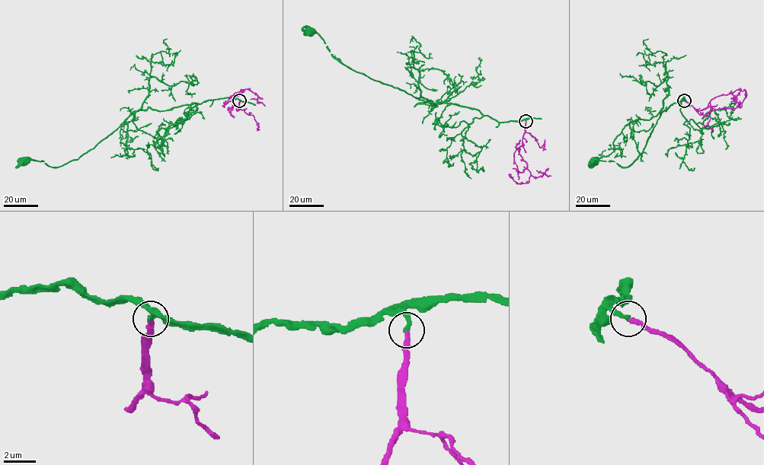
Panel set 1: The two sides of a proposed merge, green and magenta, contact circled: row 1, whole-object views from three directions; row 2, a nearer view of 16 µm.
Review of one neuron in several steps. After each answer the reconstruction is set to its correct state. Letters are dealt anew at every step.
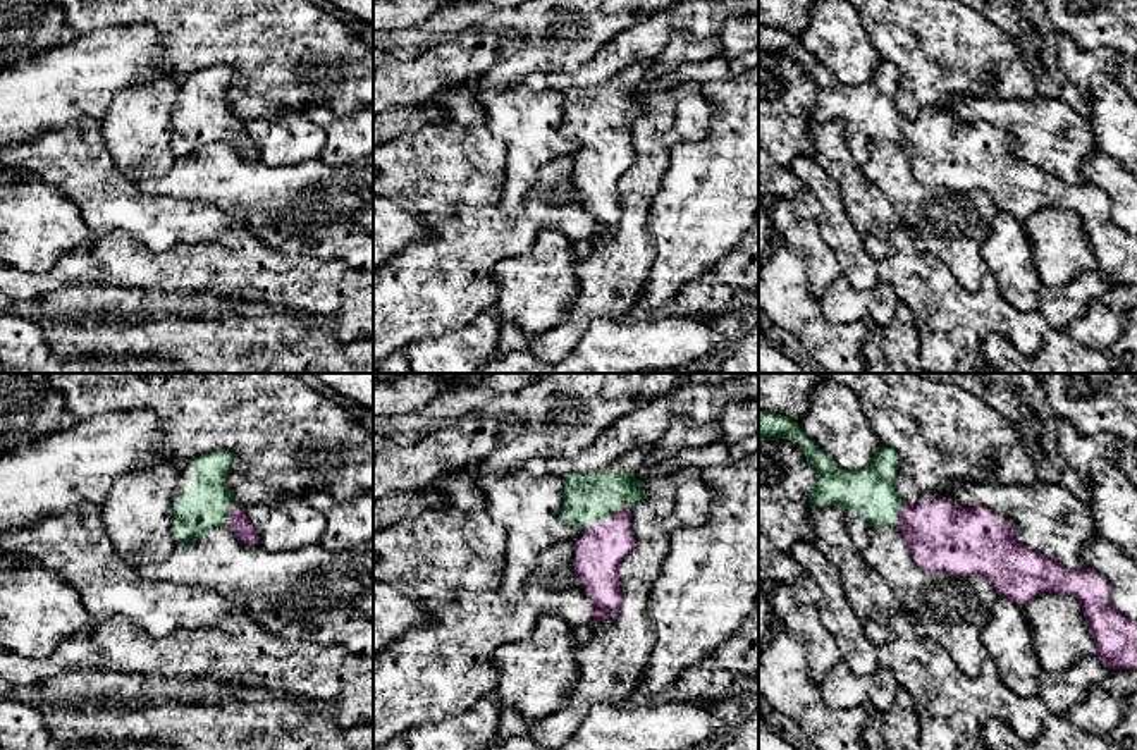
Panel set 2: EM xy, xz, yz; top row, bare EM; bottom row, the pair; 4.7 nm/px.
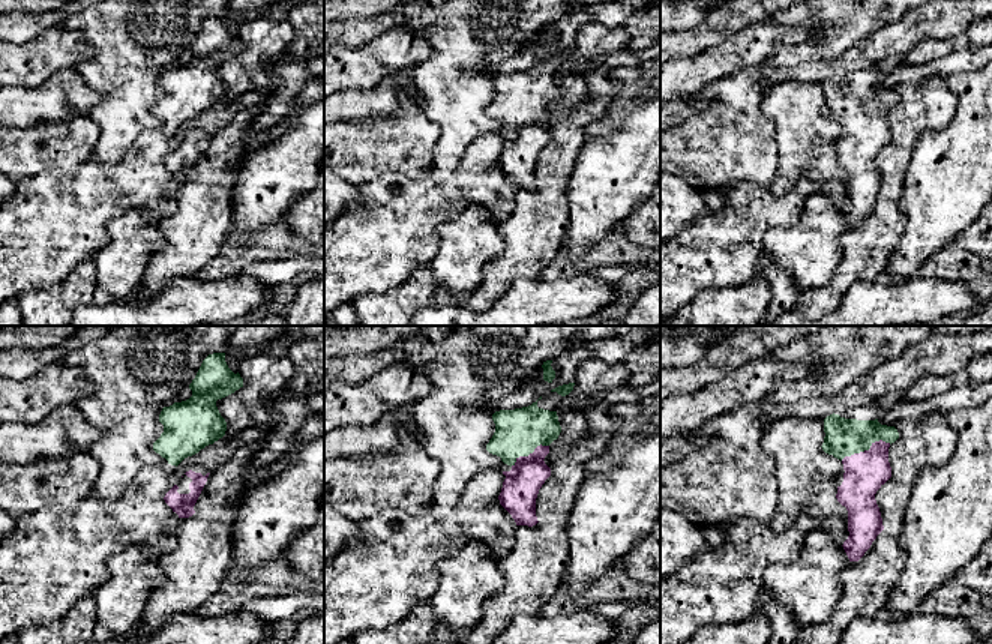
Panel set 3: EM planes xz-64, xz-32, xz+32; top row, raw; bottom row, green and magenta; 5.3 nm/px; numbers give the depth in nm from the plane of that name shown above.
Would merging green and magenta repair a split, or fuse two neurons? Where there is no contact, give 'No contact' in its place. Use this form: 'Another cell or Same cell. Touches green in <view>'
Same cell. Touches green in xz

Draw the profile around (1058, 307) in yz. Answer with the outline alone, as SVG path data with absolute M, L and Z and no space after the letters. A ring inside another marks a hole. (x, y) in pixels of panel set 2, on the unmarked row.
M905 229L888 237L862 234L865 251L877 263L877 279L891 286L900 303L905 303L919 330L920 365L924 373L984 373L987 363L982 354L982 341L989 334L1005 335L1022 354L1034 358L1046 330L1065 330L1068 323L1082 317L1092 301L1101 299L1113 284L1097 272L1085 272L1060 287L1041 287L1036 311L1018 311L1003 296L989 272L980 287L967 291L948 267L937 258L917 249Z

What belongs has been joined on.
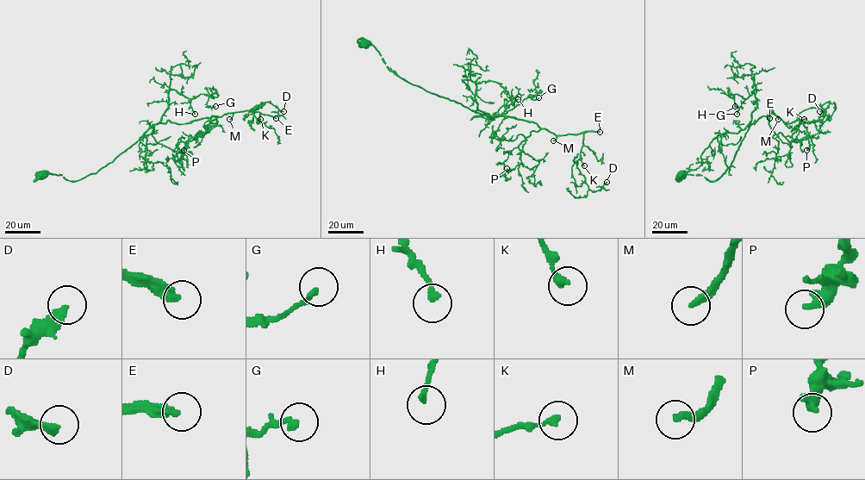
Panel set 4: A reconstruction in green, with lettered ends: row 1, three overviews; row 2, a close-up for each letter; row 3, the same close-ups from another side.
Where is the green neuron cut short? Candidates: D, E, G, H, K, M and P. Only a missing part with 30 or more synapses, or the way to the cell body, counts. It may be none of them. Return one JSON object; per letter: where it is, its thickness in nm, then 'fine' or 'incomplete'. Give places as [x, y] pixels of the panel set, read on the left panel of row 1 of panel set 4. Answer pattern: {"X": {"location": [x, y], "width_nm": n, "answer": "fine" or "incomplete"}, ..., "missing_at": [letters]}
{"D": {"location": [283, 111], "width_nm": 360, "answer": "fine"}, "E": {"location": [276, 118], "width_nm": 320, "answer": "incomplete"}, "G": {"location": [215, 106], "width_nm": 220, "answer": "fine"}, "H": {"location": [195, 114], "width_nm": 200, "answer": "fine"}, "K": {"location": [260, 119], "width_nm": 260, "answer": "fine"}, "M": {"location": [229, 119], "width_nm": 260, "answer": "incomplete"}, "P": {"location": [183, 150], "width_nm": 360, "answer": "fine"}, "missing_at": ["E", "M"]}

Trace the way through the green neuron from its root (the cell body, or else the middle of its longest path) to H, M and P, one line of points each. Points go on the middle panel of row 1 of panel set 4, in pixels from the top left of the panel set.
H: (364, 44), (372, 45), (382, 61), (396, 75), (471, 110), (481, 110), (492, 119), (512, 109), (518, 99)
M: (364, 44), (372, 45), (387, 66), (408, 82), (476, 113), (534, 121), (553, 133), (556, 136), (553, 140)
P: (364, 44), (427, 91), (476, 113), (534, 121), (540, 129), (519, 145), (520, 162), (507, 168)

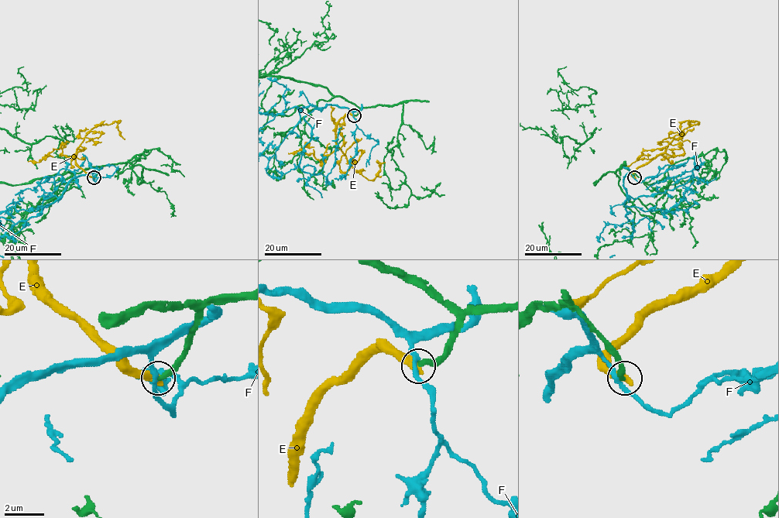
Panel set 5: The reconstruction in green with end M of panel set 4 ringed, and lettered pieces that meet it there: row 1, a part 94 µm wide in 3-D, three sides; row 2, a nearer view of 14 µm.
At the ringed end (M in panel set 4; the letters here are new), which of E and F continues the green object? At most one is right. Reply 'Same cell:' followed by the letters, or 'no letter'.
Same cell: no letter

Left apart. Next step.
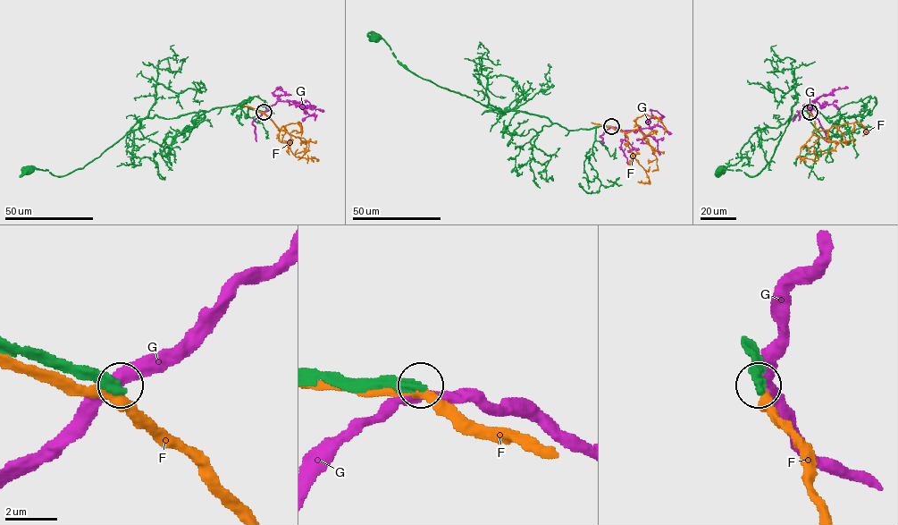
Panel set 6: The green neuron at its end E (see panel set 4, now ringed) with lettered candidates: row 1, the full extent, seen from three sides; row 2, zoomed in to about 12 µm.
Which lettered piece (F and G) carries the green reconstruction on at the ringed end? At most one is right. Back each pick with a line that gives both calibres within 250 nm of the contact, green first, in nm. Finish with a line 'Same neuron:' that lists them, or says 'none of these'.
Same neuron: none of these

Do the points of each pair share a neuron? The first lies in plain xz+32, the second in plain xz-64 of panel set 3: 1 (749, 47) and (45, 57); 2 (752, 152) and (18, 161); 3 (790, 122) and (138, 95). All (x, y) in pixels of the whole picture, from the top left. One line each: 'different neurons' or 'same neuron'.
1: same neuron
2: same neuron
3: same neuron

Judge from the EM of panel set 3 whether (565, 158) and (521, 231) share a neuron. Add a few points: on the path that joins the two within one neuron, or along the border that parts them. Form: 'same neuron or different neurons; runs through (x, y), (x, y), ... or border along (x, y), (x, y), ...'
same neuron; runs through (550, 176), (544, 188), (542, 210), (539, 213)

